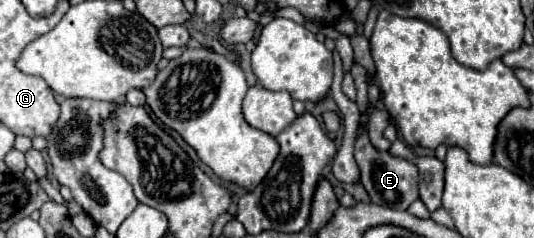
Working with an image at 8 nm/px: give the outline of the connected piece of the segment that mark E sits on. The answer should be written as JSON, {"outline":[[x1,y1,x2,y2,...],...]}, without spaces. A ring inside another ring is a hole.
{"outline":[[367,129,357,137,355,143,355,161,361,171,361,185,371,197,371,203,391,207,391,209,401,209,405,211,417,197,417,181,419,181,419,169,415,169,413,163,393,157,389,151,379,151,371,145]]}

